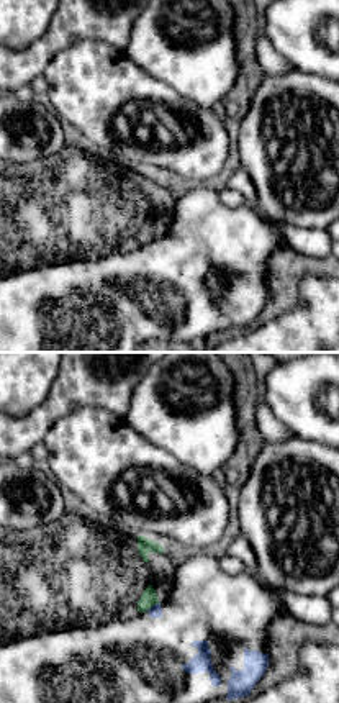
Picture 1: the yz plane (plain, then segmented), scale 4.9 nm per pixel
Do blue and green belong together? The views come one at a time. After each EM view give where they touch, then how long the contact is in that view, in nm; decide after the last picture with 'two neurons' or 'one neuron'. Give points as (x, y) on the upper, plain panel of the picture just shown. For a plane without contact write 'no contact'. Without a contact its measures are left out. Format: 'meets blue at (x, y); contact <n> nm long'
meets blue at (153, 240); contact 80 nm long

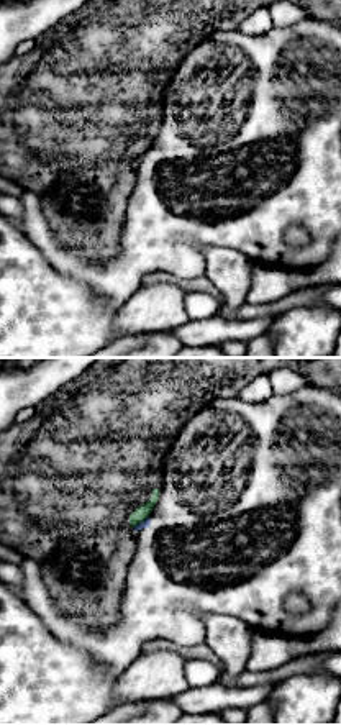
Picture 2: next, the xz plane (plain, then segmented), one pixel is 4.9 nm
meets blue at (141, 155); contact 100 nm long

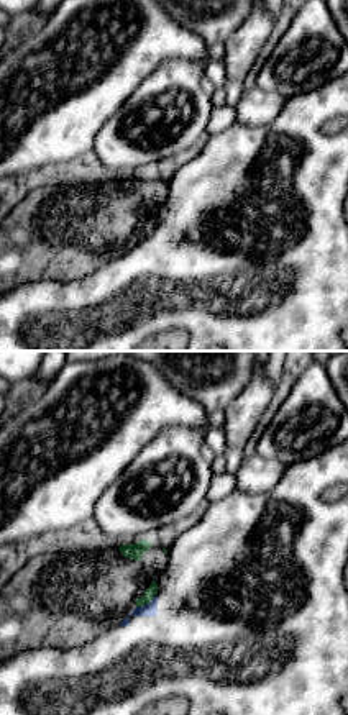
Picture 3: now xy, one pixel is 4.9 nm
meets blue at (146, 236); contact 120 nm long

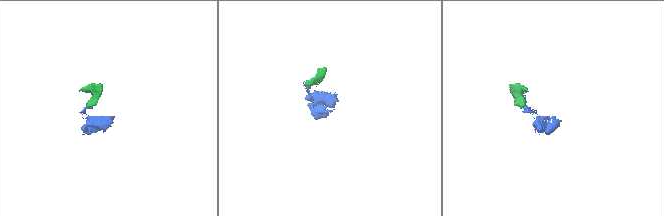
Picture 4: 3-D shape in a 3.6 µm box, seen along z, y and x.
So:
two neurons

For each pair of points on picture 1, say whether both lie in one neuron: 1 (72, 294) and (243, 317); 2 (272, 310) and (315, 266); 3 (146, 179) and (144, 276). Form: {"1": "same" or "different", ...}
{"1": "same", "2": "same", "3": "different"}

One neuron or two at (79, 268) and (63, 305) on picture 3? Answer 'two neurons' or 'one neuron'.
two neurons

